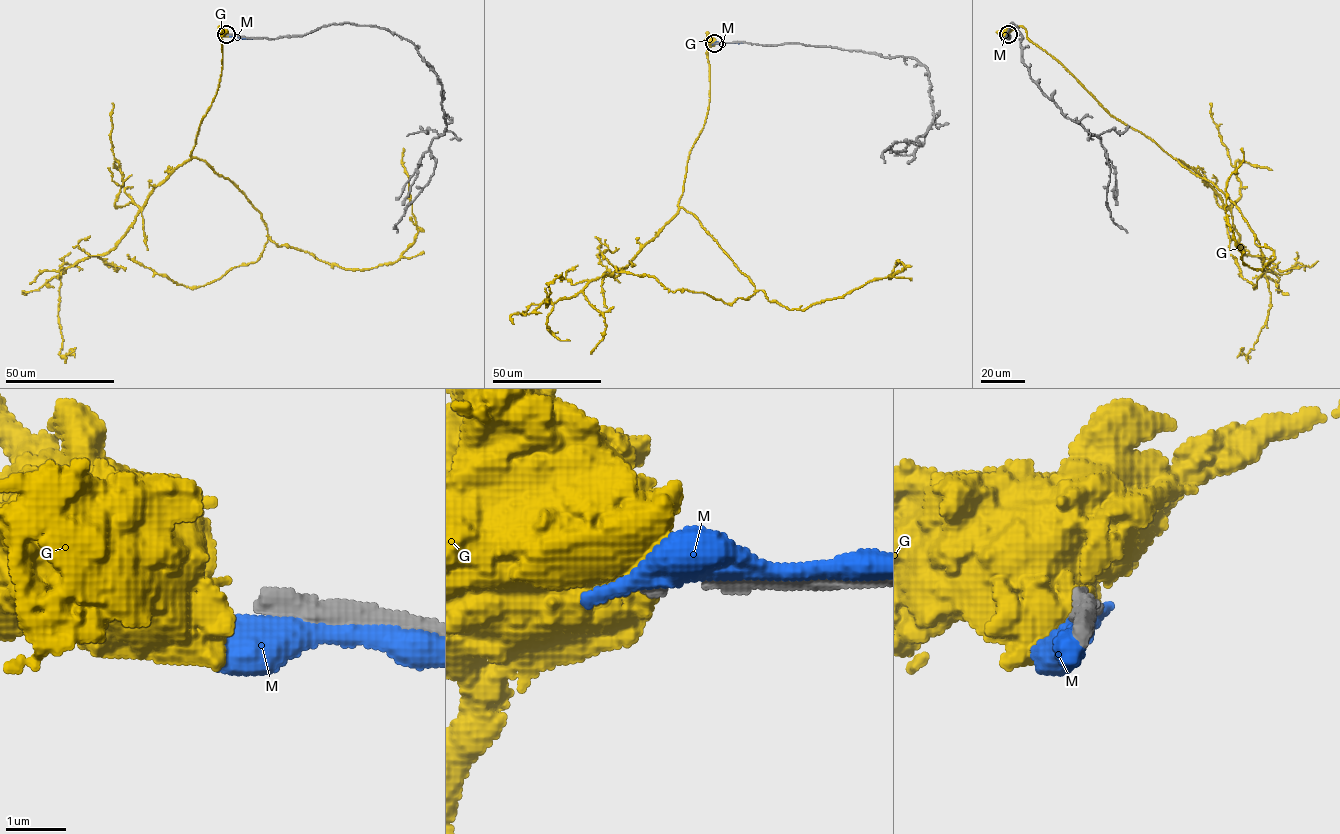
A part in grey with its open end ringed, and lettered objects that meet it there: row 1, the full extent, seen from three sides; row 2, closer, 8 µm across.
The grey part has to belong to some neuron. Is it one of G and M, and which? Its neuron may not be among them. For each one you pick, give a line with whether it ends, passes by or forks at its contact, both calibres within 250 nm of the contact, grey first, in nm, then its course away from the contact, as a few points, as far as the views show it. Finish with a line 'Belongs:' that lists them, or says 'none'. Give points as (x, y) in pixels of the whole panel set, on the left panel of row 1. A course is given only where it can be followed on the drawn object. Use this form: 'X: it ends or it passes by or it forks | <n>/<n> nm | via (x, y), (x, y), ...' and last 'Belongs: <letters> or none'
Belongs: none

